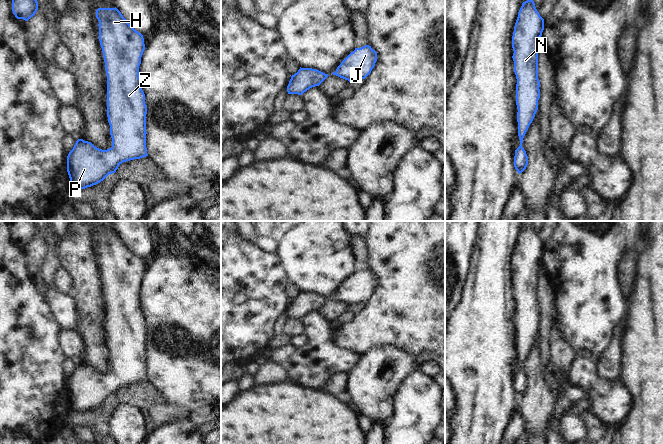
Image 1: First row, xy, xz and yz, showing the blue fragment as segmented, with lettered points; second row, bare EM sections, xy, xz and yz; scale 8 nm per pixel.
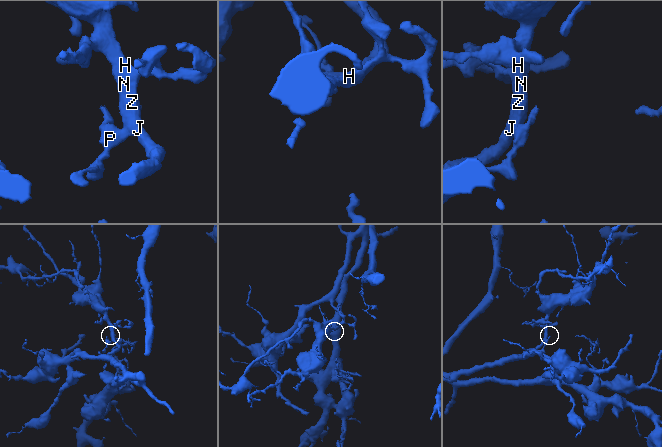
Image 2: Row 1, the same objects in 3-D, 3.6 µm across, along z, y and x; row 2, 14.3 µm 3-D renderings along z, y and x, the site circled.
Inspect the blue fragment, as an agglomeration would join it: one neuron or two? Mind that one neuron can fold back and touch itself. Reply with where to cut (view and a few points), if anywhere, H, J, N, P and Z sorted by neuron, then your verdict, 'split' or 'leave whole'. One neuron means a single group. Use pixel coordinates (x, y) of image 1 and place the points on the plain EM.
cut none; groups H J N P Z; leave whole

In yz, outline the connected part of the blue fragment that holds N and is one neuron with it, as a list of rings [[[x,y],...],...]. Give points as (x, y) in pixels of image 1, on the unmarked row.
[[[533,224],[522,227],[512,260],[514,296],[517,303],[516,329],[520,370],[515,374],[514,391],[522,397],[528,380],[522,371],[523,362],[538,334],[540,305],[538,303],[538,268],[544,254],[544,243]]]

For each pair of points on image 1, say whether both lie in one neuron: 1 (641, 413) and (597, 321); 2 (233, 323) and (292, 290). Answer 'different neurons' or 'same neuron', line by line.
1: different neurons
2: different neurons

